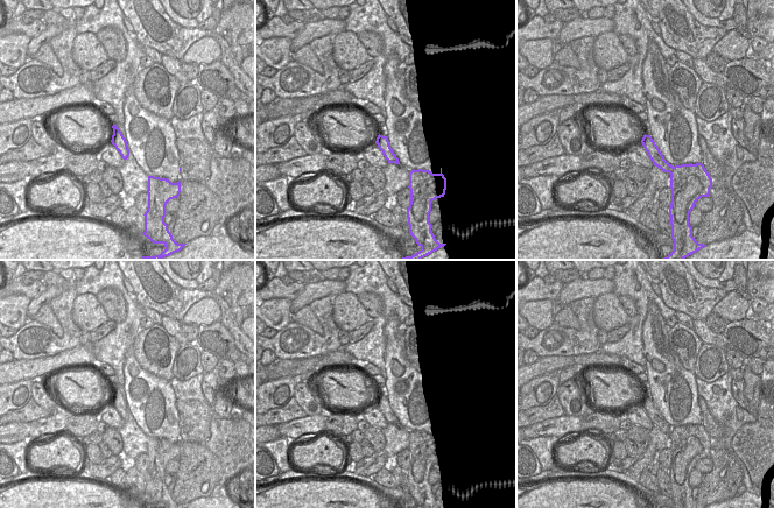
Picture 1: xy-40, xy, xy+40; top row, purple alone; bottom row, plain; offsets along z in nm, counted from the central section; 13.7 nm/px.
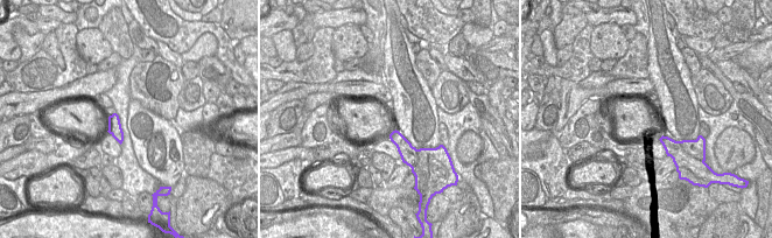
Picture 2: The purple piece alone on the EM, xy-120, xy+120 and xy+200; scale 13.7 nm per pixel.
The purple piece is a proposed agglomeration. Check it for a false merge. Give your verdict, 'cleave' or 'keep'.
cleave

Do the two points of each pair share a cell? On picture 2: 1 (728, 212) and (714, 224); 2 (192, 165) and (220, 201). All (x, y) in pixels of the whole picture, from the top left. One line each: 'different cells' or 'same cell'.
1: same cell
2: different cells

